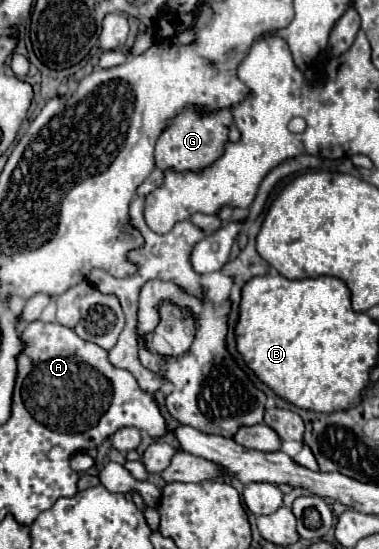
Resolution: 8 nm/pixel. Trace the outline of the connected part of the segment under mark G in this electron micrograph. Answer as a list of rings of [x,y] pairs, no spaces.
[[[187,108],[169,120],[165,132],[159,136],[155,146],[155,162],[167,172],[201,172],[211,166],[225,150],[229,126],[233,122],[233,114],[229,110],[217,110],[211,114],[199,114],[195,108]]]

